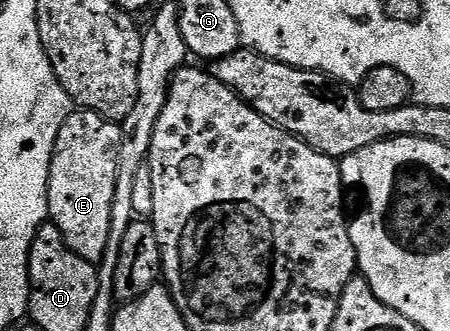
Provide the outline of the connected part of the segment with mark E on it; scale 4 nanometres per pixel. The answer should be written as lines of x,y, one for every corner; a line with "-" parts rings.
74,110
63,122
59,138
55,138
53,161
49,171
49,220
63,234
63,242
79,258
91,265
100,265
107,250
107,238
111,234
111,202
115,198
115,174
117,151
121,137
120,123
105,120
99,114

